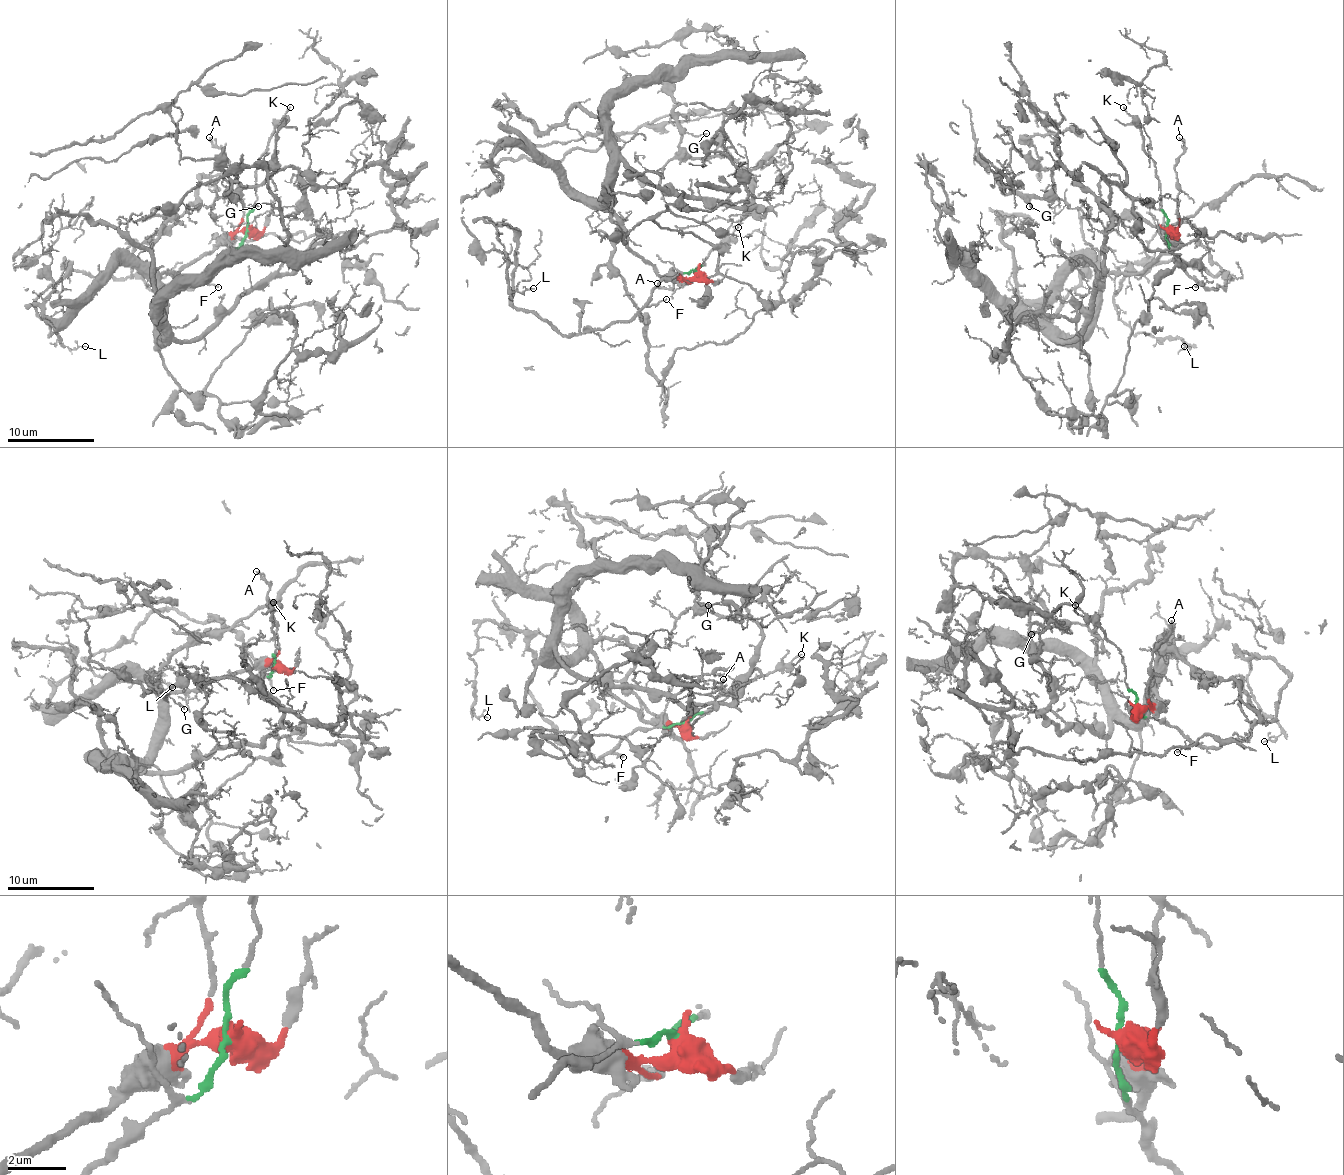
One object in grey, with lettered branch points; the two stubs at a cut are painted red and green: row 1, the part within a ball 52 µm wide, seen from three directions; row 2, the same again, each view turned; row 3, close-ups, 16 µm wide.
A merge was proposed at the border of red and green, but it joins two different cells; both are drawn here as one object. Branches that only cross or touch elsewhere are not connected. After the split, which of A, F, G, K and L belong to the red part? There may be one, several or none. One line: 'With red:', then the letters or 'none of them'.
With red: A, G

